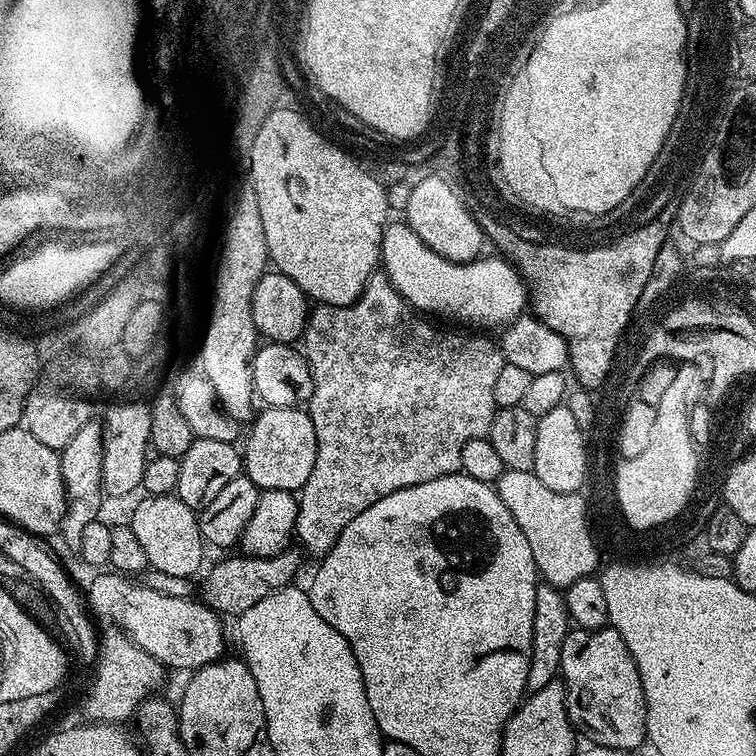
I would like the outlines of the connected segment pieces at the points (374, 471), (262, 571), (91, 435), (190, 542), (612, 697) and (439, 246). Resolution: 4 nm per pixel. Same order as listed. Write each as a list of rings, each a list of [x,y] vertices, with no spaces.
[[[384,270],[373,272],[360,299],[350,307],[331,308],[328,304],[322,304],[311,309],[308,327],[302,340],[303,343],[306,342],[304,353],[312,374],[312,394],[308,403],[308,413],[315,426],[316,461],[312,476],[306,478],[303,488],[298,493],[300,509],[296,523],[296,536],[301,540],[299,543],[307,555],[309,552],[310,555],[316,556],[315,558],[327,556],[332,551],[334,542],[342,538],[342,530],[346,530],[346,526],[350,526],[350,522],[354,522],[354,518],[358,518],[362,510],[370,510],[370,506],[374,506],[378,498],[386,498],[386,494],[394,494],[394,490],[406,490],[406,486],[418,486],[422,482],[434,482],[434,478],[457,475],[462,462],[462,446],[466,446],[466,442],[474,438],[487,437],[498,411],[494,402],[494,385],[506,362],[504,351],[495,339],[463,336],[460,332],[443,332],[428,320],[432,321],[417,314],[407,300],[404,300]]]
[[[289,546],[282,554],[270,558],[235,555],[229,560],[218,561],[208,573],[207,571],[203,573],[203,576],[205,575],[203,603],[207,604],[213,612],[223,614],[225,617],[228,615],[239,618],[243,612],[250,610],[250,606],[262,602],[262,598],[270,598],[270,594],[289,587],[295,581],[292,579],[300,572],[302,552],[296,546]]]
[[[89,418],[82,430],[78,430],[78,434],[74,434],[74,438],[70,438],[70,442],[66,442],[66,446],[58,452],[67,500],[62,536],[72,546],[79,545],[86,526],[90,526],[90,522],[94,522],[101,515],[100,499],[105,499],[106,496],[103,484],[103,440],[104,428],[99,423],[96,425],[95,419]]]
[[[175,494],[144,498],[144,501],[132,512],[130,527],[134,530],[134,534],[137,536],[142,550],[146,550],[149,569],[161,572],[162,574],[174,574],[175,576],[187,576],[189,578],[195,577],[196,571],[198,571],[197,573],[201,571],[200,563],[204,560],[206,545],[204,536],[200,532],[198,514],[190,506],[186,506],[186,502],[179,500]]]
[[[609,626],[591,632],[573,627],[566,642],[562,642],[560,676],[568,699],[568,717],[583,735],[585,732],[592,739],[589,741],[593,745],[628,754],[631,748],[645,743],[648,727],[642,678],[618,630]]]
[[[440,174],[415,181],[406,211],[406,223],[430,250],[436,251],[442,258],[456,264],[468,264],[481,258],[482,250],[486,248],[486,237],[472,216],[465,197],[460,197],[452,188],[453,185]]]

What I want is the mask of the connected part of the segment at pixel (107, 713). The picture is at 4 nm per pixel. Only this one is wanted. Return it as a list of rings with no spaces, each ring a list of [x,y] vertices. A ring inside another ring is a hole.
[[[108,626],[98,636],[98,655],[96,677],[92,680],[92,689],[84,700],[84,712],[89,721],[97,724],[123,725],[123,720],[131,721],[135,717],[140,703],[149,699],[164,684],[166,669],[146,650],[139,648],[129,636],[119,628]],[[100,656],[100,657],[99,657]]]

